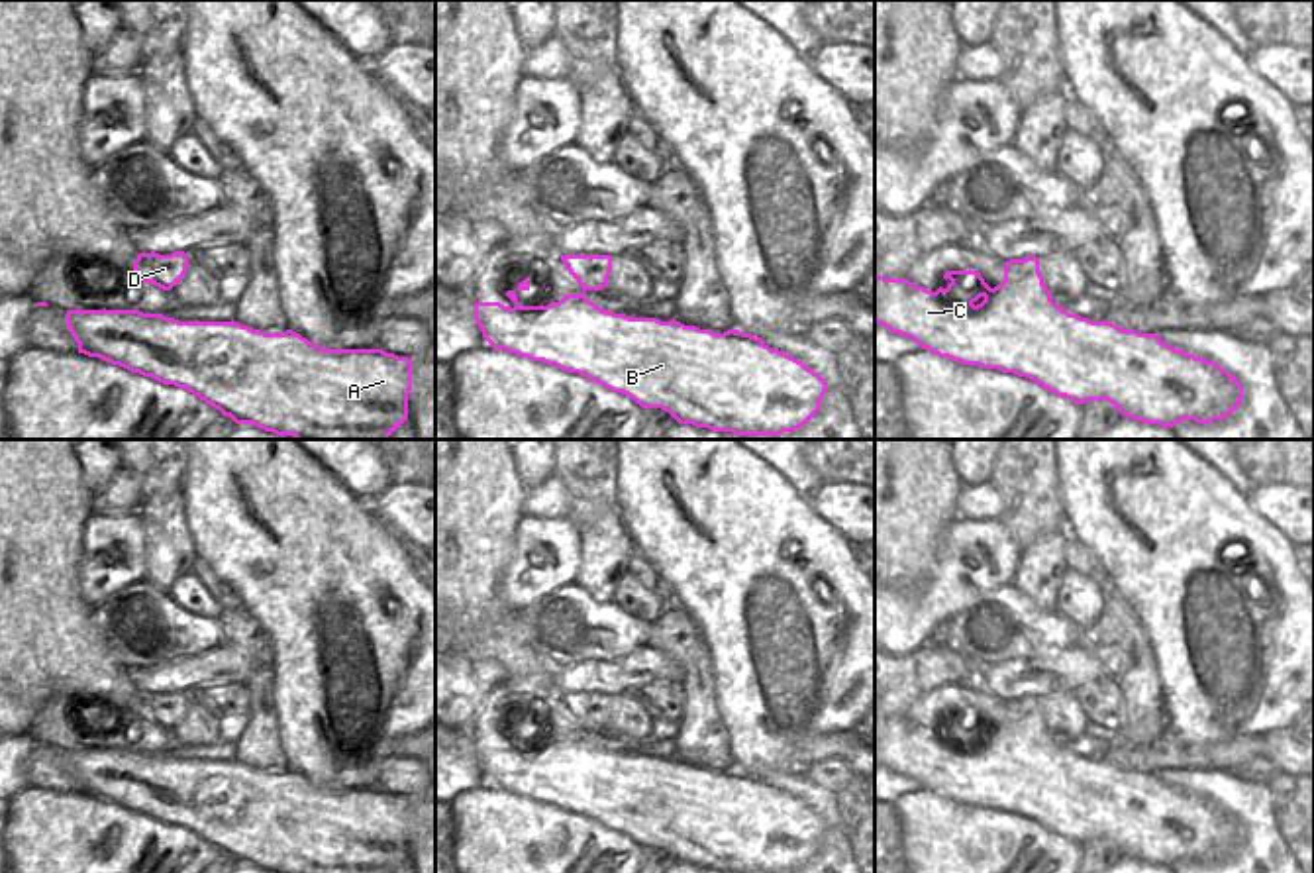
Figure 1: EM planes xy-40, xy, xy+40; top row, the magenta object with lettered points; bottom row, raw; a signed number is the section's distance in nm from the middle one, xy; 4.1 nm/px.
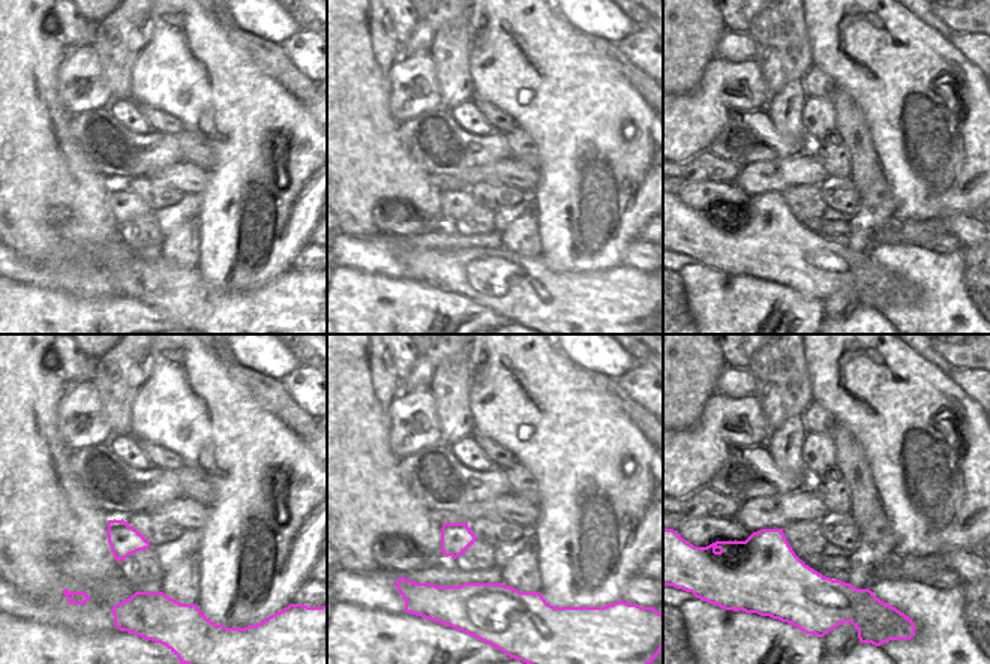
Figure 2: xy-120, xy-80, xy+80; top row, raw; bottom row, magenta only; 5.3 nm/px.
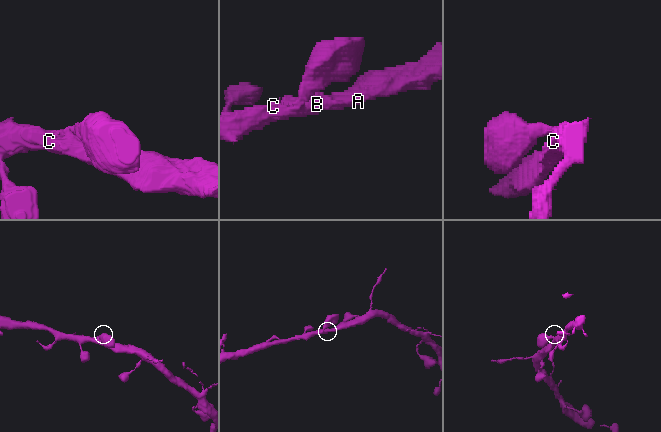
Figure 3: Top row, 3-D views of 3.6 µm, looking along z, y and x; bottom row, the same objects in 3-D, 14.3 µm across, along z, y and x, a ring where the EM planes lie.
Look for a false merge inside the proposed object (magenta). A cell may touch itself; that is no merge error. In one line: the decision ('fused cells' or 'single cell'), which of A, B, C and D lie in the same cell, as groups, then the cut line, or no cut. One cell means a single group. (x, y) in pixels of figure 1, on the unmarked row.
single cell | A B C D | no cut

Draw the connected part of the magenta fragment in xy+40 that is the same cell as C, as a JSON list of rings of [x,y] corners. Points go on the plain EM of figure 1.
[[[1034,694],[1006,700],[1004,720],[994,728],[971,708],[947,710],[943,718],[951,722],[932,732],[908,718],[875,714],[875,761],[939,796],[1026,816],[1077,844],[1108,840],[1122,855],[1143,863],[1210,863],[1230,855],[1243,838],[1239,820],[1214,800],[1175,789],[1157,773],[1092,761],[1057,745]]]

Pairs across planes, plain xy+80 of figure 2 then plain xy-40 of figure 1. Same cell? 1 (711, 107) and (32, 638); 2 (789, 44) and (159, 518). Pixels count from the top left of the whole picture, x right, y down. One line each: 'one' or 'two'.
1: two
2: two

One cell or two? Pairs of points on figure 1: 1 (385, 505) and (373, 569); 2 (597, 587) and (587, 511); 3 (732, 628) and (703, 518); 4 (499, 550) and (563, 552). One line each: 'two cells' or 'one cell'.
1: two cells
2: two cells
3: one cell
4: two cells

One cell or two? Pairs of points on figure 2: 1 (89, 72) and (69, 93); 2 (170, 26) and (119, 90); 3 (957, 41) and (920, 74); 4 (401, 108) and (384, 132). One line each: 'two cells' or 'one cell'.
1: one cell
2: two cells
3: two cells
4: two cells

